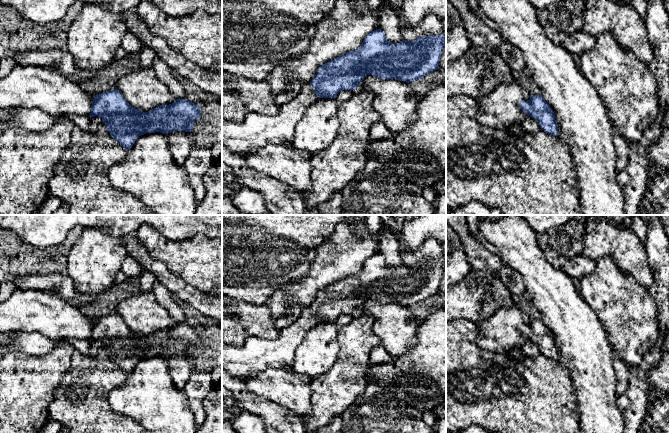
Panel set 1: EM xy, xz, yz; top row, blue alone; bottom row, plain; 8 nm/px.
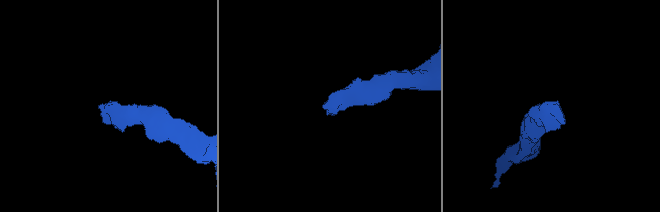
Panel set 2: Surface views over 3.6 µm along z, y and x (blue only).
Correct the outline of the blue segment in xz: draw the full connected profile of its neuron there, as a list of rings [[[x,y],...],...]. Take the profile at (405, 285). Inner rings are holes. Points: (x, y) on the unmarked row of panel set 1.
[[[379,252],[369,257],[358,273],[349,275],[319,291],[309,307],[301,309],[298,319],[280,330],[275,339],[249,337],[240,346],[222,345],[222,369],[235,377],[244,378],[266,368],[292,366],[297,347],[307,332],[319,322],[336,322],[340,315],[355,314],[361,305],[372,299],[380,303],[397,303],[409,307],[422,303],[439,292],[441,278],[446,271],[444,259],[421,260],[413,266],[402,264],[390,267]]]

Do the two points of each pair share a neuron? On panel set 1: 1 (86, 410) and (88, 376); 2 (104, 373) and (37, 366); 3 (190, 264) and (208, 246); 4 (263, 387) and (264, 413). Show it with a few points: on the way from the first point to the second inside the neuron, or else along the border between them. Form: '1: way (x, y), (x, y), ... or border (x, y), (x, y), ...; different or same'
1: way (86, 402), (88, 391), (91, 388), (90, 384); same
2: border (70, 366), (56, 389); different
3: way (194, 260), (204, 250); same
4: border (245, 383), (245, 387), (250, 392), (285, 407); different

